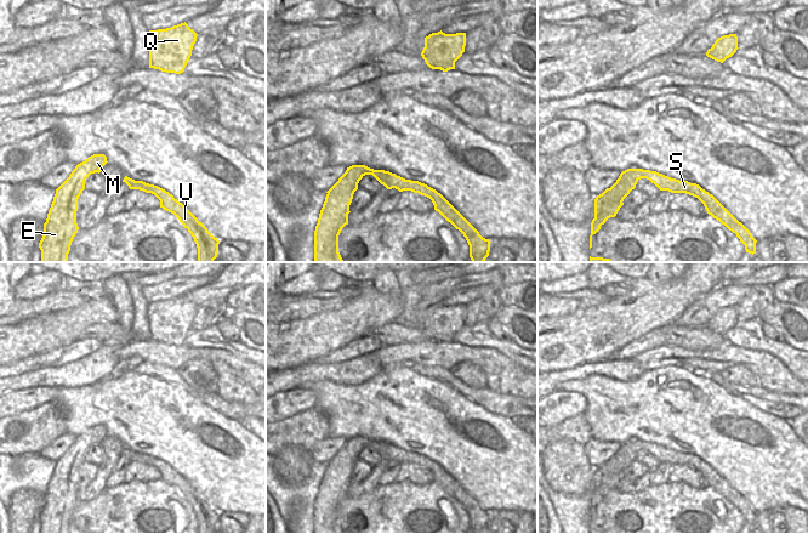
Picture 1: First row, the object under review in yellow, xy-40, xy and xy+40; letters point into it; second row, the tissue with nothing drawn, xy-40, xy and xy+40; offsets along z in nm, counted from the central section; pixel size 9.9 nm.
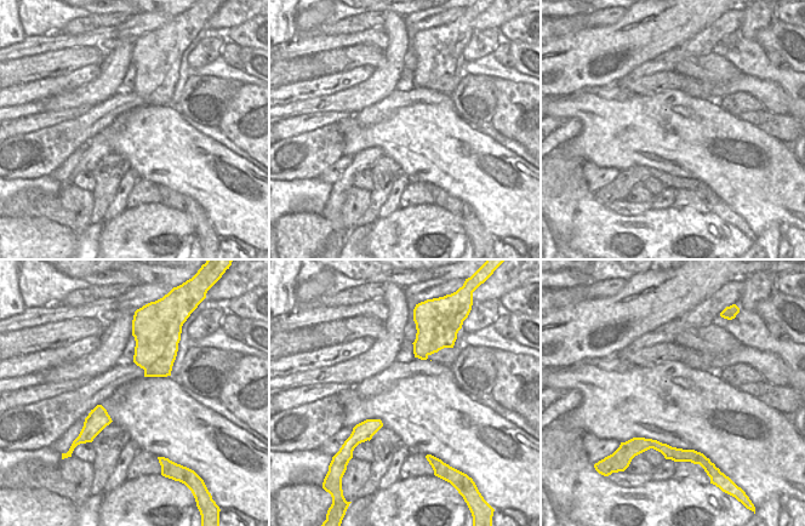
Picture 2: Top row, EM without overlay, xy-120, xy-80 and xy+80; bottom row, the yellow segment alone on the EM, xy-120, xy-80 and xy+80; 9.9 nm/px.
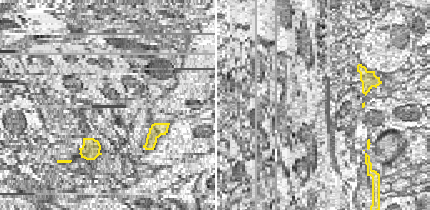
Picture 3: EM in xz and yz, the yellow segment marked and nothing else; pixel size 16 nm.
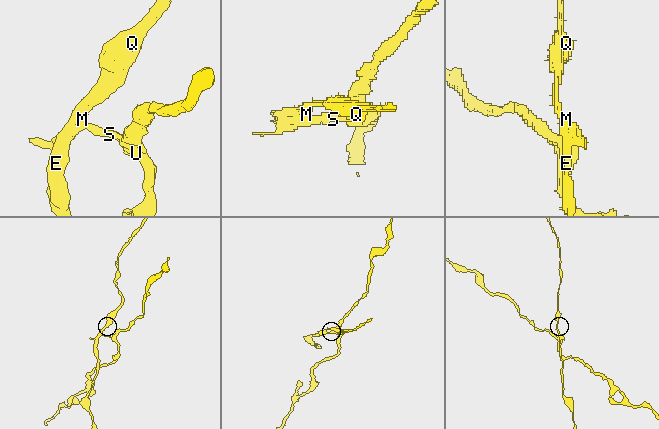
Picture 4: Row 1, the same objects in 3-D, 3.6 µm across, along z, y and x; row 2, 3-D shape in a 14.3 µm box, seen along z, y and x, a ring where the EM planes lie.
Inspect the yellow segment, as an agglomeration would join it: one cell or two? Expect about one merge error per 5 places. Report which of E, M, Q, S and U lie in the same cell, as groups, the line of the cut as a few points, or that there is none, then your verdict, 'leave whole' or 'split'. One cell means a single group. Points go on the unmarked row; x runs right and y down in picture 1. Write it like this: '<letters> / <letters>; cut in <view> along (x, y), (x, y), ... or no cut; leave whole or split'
E M Q / S U; cut in xy+40 along (615, 454), (621, 473); split

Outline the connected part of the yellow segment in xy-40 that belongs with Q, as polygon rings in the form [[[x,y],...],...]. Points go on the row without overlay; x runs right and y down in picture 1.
[[[181,295],[166,301],[148,303],[149,340],[181,346],[192,328],[198,306]]]

